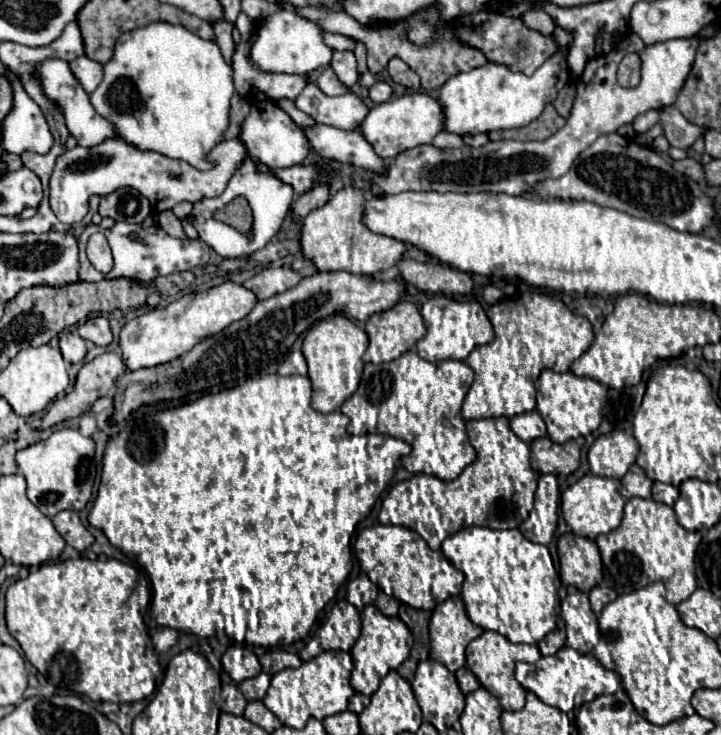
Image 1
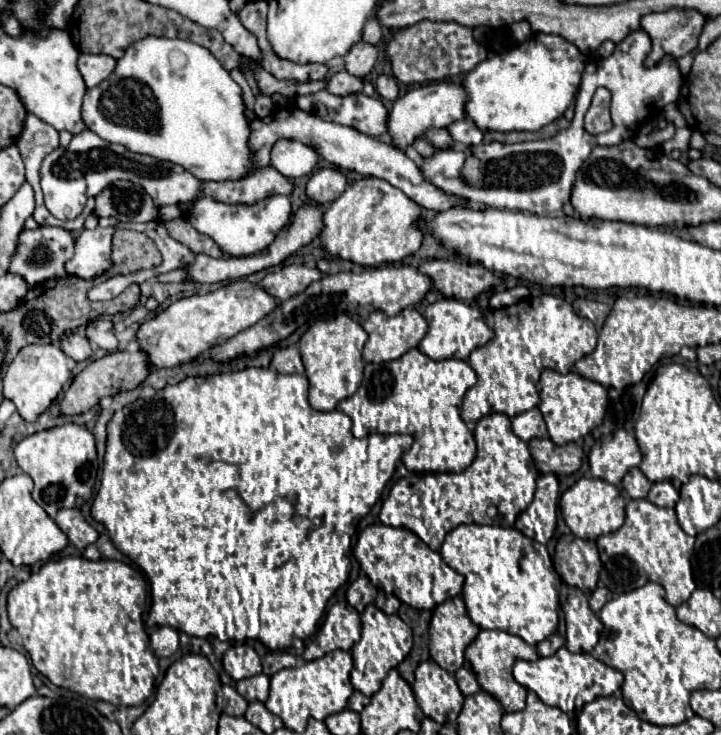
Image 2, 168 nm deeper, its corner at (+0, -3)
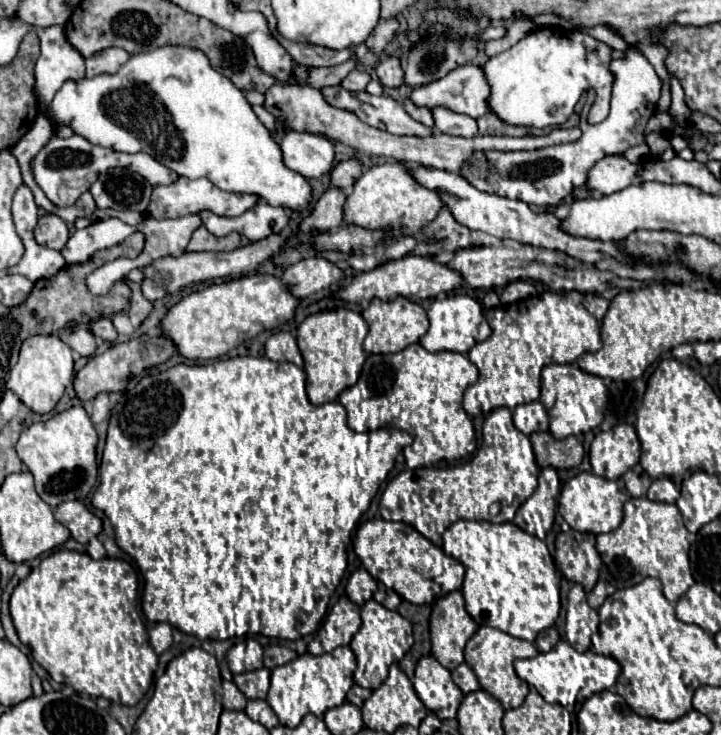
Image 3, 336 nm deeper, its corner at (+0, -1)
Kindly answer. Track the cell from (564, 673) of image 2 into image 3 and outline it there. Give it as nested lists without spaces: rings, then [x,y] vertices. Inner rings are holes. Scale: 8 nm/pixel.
[[[560,640],[550,652],[540,652],[536,658],[514,660],[516,674],[534,686],[546,702],[562,704],[570,713],[577,714],[592,694],[610,690],[620,674],[620,664],[604,654],[576,652],[568,642]]]

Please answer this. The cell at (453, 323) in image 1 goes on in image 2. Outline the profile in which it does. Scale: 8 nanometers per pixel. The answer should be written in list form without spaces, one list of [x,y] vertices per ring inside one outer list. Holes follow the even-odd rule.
[[[438,300],[426,308],[424,318],[430,328],[428,328],[426,336],[422,338],[418,350],[432,360],[448,360],[448,358],[466,360],[474,348],[488,344],[494,336],[492,330],[486,326],[480,310],[466,306],[460,300]]]

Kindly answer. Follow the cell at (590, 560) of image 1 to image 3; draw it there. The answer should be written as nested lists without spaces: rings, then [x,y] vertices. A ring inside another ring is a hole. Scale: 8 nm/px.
[[[562,532],[556,538],[554,562],[564,578],[578,582],[590,592],[599,577],[600,554],[594,546],[594,534]]]

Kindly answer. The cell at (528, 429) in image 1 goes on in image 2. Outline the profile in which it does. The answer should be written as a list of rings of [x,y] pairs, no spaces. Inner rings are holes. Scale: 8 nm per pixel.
[[[532,408],[528,412],[522,412],[512,418],[512,430],[516,436],[520,436],[524,442],[530,442],[532,438],[544,438],[548,436],[544,418],[538,408]]]

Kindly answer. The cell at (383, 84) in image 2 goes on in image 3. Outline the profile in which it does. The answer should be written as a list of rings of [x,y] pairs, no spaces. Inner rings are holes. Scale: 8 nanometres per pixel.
[[[388,56],[386,60],[382,60],[382,62],[376,66],[376,74],[378,74],[382,86],[388,86],[388,88],[402,86],[404,72],[402,72],[402,68],[400,68],[400,60],[394,58],[394,56]]]

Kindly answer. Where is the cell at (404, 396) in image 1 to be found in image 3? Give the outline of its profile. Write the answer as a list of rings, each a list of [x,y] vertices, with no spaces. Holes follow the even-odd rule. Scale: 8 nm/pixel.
[[[412,344],[396,354],[370,354],[366,364],[360,372],[360,380],[356,386],[350,386],[340,394],[338,402],[348,410],[348,426],[356,432],[368,432],[378,428],[398,428],[412,434],[414,442],[404,448],[406,466],[408,468],[422,468],[432,466],[440,460],[458,460],[476,450],[476,436],[474,426],[466,410],[462,408],[462,394],[464,390],[478,380],[476,366],[458,352],[428,352],[420,344]]]

